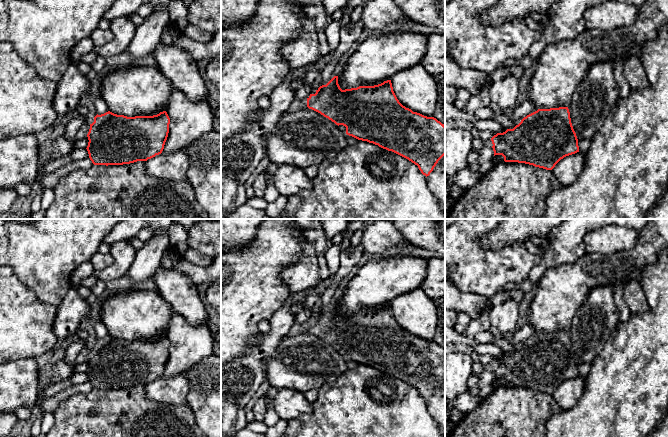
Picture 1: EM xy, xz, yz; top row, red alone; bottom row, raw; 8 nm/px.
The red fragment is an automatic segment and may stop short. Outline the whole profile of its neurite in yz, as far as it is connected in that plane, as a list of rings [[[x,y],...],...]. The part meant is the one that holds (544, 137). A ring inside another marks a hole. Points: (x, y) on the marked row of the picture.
[[[568,107],[538,109],[524,117],[513,129],[483,140],[483,146],[492,148],[494,156],[502,155],[505,162],[525,163],[546,170],[552,170],[561,159],[579,152]]]

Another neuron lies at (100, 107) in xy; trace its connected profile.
[[[102,98],[96,99],[93,102],[93,108],[98,115],[104,114],[109,111],[108,106]]]

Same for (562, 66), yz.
[[[646,0],[638,7],[637,19],[634,24],[616,28],[609,31],[585,29],[574,39],[565,39],[548,46],[537,60],[533,76],[528,84],[527,100],[532,102],[538,109],[550,109],[569,107],[573,94],[587,74],[588,68],[598,62],[615,62],[636,45],[642,48],[647,42],[654,40],[659,30],[666,26],[668,29],[668,0]]]

